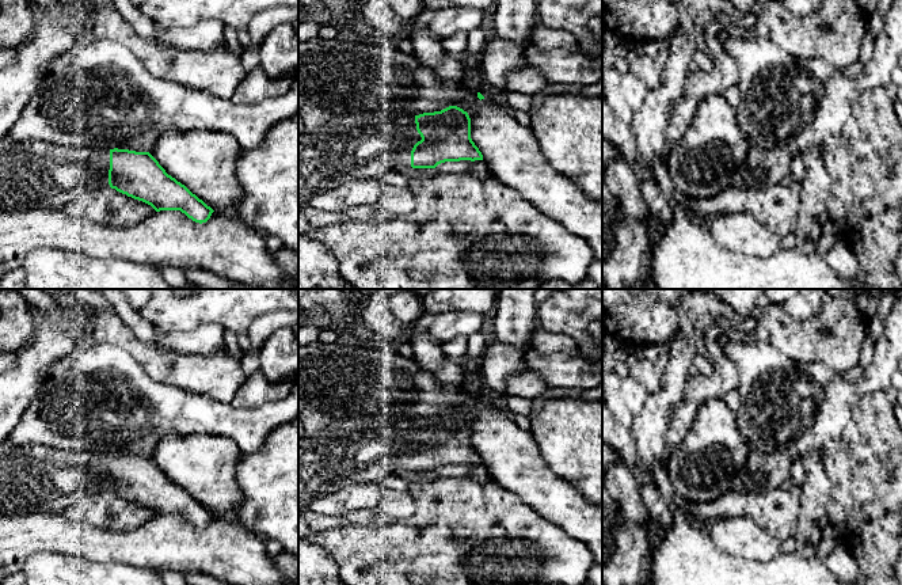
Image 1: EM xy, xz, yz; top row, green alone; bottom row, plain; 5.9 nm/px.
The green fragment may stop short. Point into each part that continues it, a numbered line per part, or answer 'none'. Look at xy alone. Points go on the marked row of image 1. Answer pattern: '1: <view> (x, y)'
1: xy (34, 174)

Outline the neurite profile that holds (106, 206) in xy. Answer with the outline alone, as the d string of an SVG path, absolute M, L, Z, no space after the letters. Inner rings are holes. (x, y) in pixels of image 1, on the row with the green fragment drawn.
M111 187L83 191L64 209L75 219L85 217L113 228L137 225L156 213L151 205Z

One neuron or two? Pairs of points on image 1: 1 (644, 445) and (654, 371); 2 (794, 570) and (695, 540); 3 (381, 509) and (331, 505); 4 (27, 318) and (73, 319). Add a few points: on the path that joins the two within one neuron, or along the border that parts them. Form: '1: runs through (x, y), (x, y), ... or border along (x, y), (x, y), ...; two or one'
1: border along (666, 364), (662, 386), (649, 394); two
2: runs through (769, 570), (724, 570), (719, 565); one
3: border along (383, 489), (380, 501), (373, 509); two
4: border along (37, 315), (34, 334), (22, 346); two

